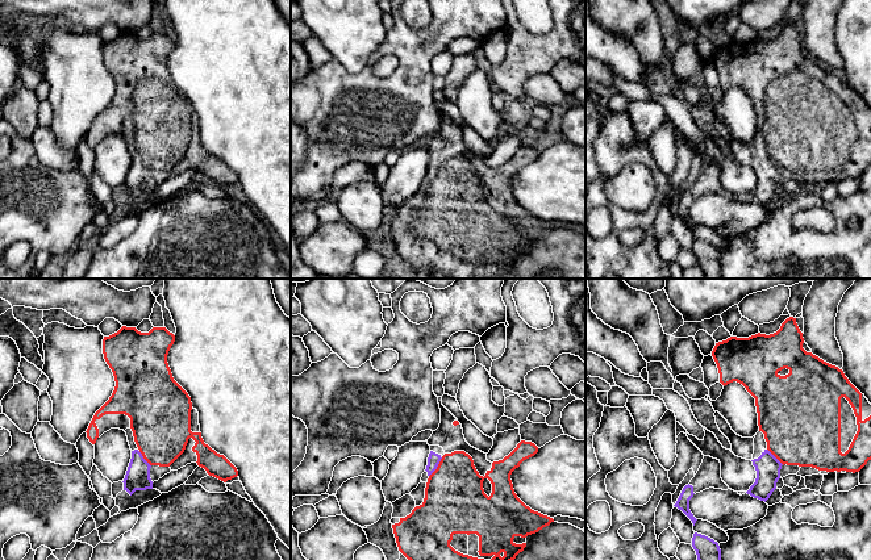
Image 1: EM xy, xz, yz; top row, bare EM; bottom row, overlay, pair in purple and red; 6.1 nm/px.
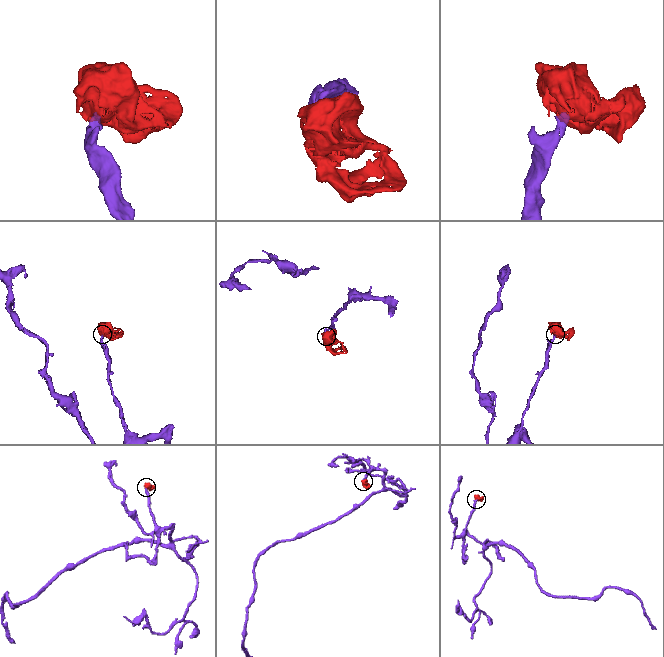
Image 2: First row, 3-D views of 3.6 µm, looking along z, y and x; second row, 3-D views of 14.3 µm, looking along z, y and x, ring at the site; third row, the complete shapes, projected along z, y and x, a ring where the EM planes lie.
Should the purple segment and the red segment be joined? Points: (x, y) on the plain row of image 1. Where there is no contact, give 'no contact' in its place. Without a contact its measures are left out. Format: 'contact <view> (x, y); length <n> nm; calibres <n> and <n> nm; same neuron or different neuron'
contact xz (437, 171); length 150 nm; calibres 80 and 380 nm; same neuron

